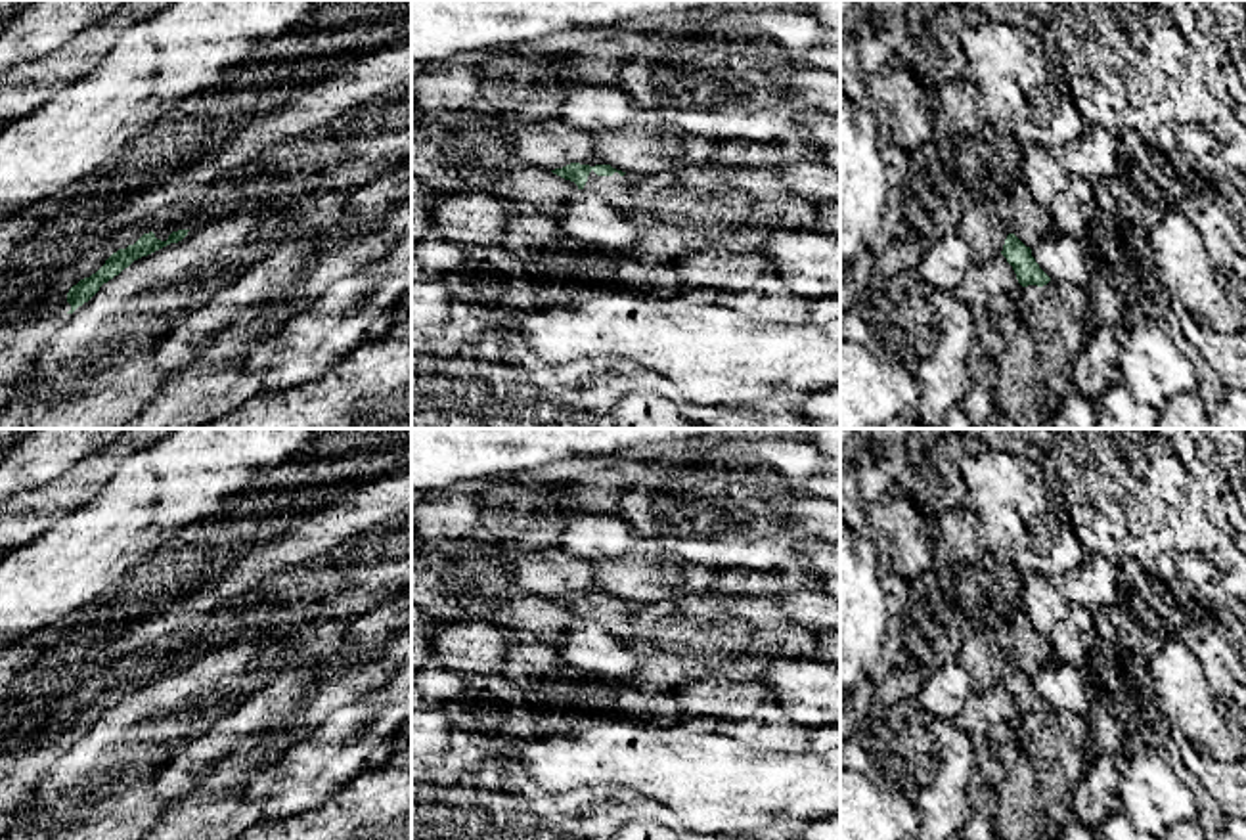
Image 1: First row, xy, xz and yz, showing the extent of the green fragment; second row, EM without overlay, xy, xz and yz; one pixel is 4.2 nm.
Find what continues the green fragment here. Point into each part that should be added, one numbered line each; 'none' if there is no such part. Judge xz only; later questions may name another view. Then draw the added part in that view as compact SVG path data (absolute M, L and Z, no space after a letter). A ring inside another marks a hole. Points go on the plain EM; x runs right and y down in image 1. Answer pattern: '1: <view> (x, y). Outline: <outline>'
1: xz (615, 618). Outline: M591 599L584 618L597 622L605 631L609 631L614 637L624 637L624 633L630 630L632 605L635 603L626 601L624 605L620 605L618 601L614 601L612 605L597 605Z

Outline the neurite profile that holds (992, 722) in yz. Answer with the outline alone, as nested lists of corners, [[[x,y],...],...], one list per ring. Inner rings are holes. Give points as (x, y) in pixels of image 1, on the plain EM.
[[[1003,683],[972,691],[953,721],[972,744],[978,786],[997,792],[1018,758],[1022,714],[1012,695]]]

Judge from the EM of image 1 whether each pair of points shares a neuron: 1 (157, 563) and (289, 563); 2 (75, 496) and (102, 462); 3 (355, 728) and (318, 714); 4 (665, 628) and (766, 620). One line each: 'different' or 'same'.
1: same
2: same
3: different
4: same

